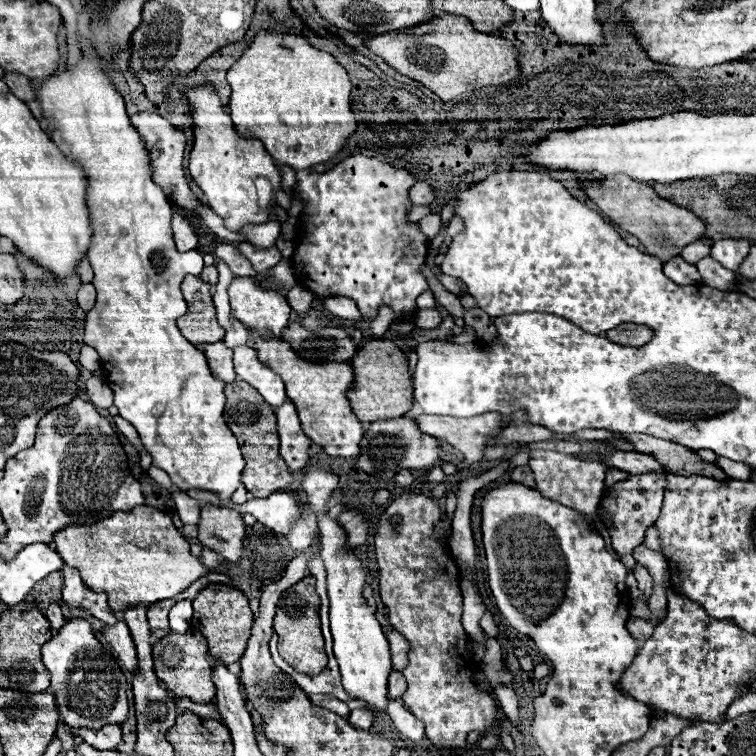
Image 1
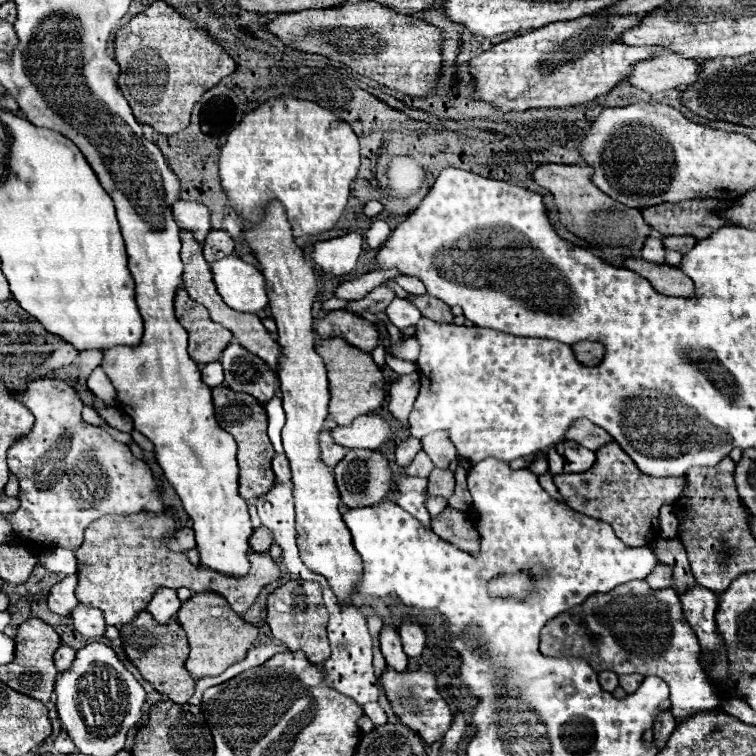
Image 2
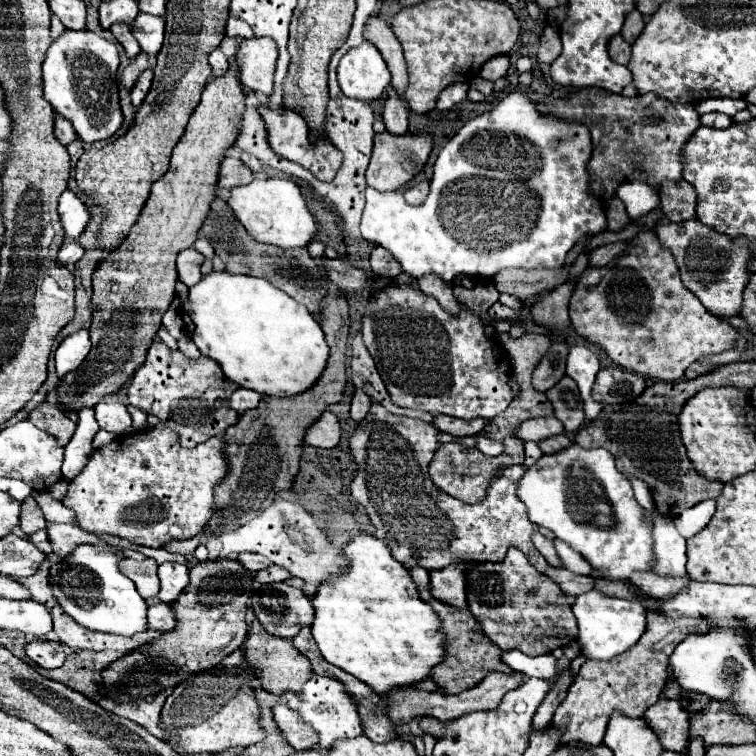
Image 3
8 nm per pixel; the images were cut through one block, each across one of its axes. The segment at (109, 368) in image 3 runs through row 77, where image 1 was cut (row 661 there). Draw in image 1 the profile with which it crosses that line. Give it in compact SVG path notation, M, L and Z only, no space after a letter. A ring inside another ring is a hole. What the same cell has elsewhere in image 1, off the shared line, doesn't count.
M210 584L204 590L198 592L198 596L194 598L194 616L192 616L192 626L196 630L200 630L206 640L208 640L208 650L210 654L220 660L222 664L234 664L242 658L246 642L248 642L248 634L250 634L250 626L254 622L254 614L248 606L248 598L230 586L220 586L220 584Z

